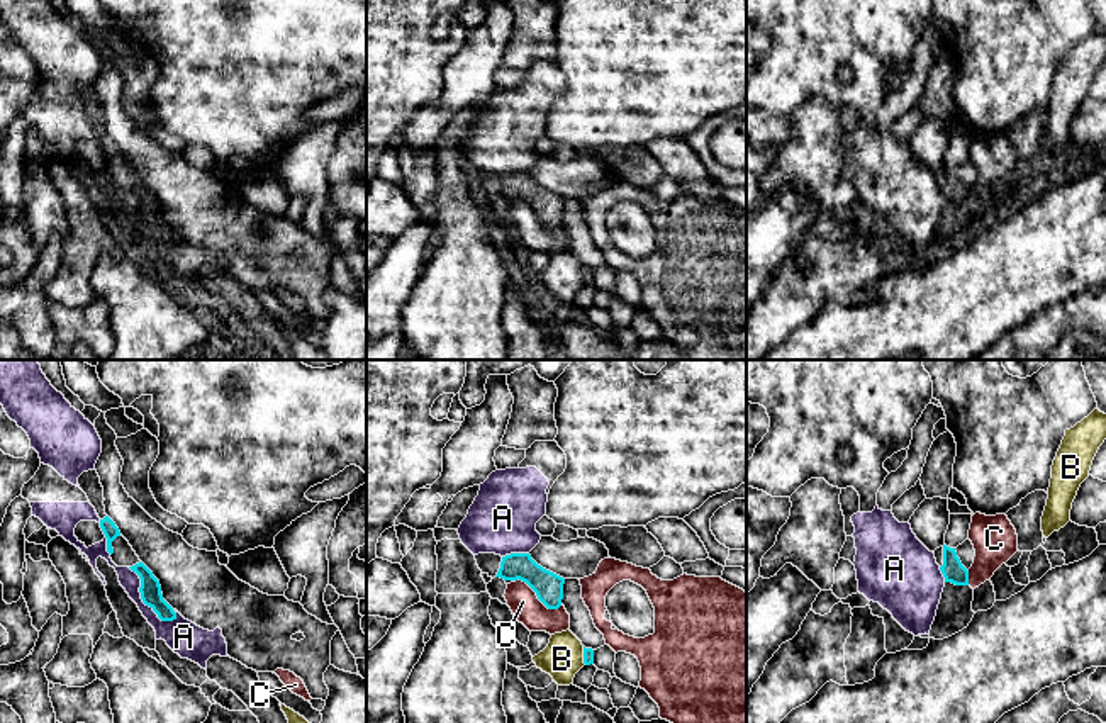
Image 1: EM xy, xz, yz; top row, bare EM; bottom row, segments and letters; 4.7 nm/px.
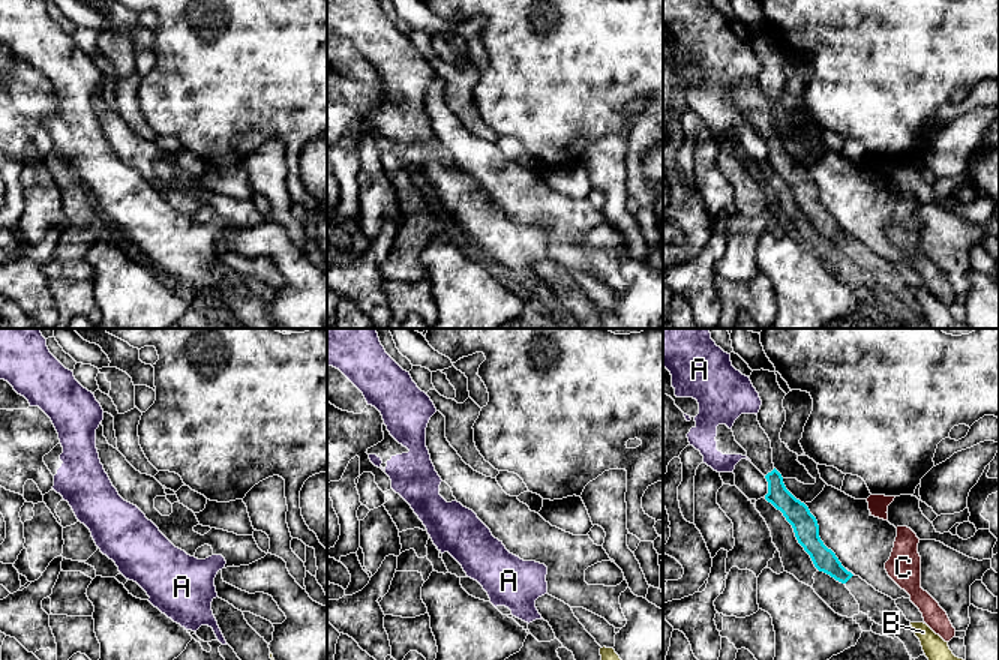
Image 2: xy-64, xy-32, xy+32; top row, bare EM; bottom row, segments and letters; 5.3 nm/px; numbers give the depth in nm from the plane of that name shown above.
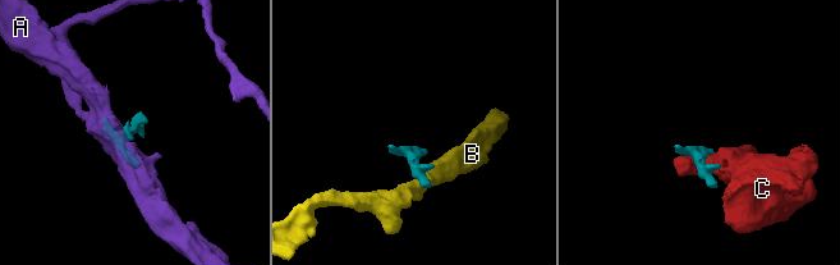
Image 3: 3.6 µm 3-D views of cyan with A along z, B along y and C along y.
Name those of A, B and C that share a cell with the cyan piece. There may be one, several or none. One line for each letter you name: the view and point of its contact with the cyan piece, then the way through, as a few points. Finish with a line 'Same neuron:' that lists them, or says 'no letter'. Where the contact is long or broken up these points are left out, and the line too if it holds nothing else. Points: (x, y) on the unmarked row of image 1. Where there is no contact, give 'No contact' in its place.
Same neuron: no letter

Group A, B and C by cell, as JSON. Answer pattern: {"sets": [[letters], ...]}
{"sets": [["A"], ["B"], ["C"]]}

